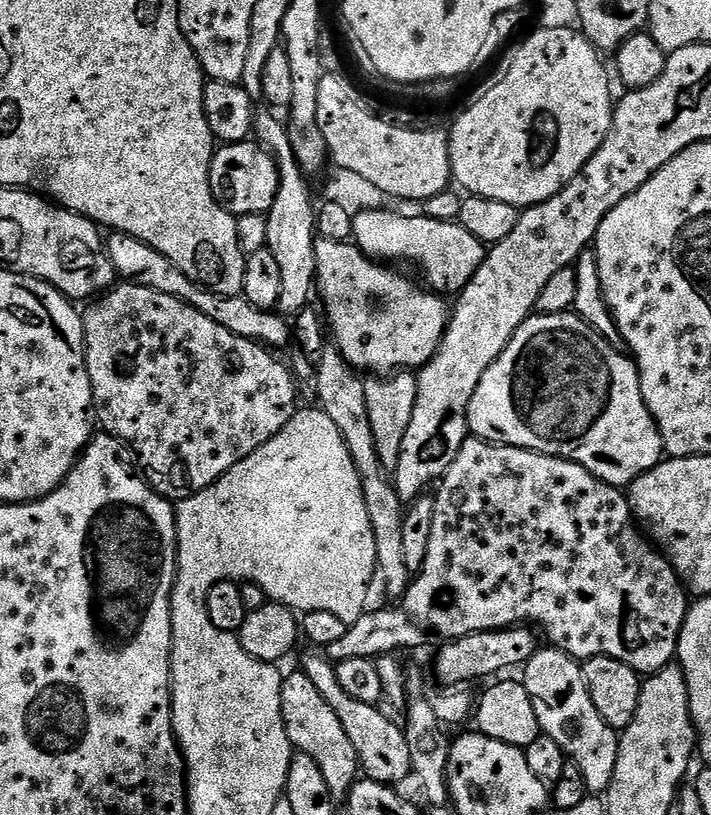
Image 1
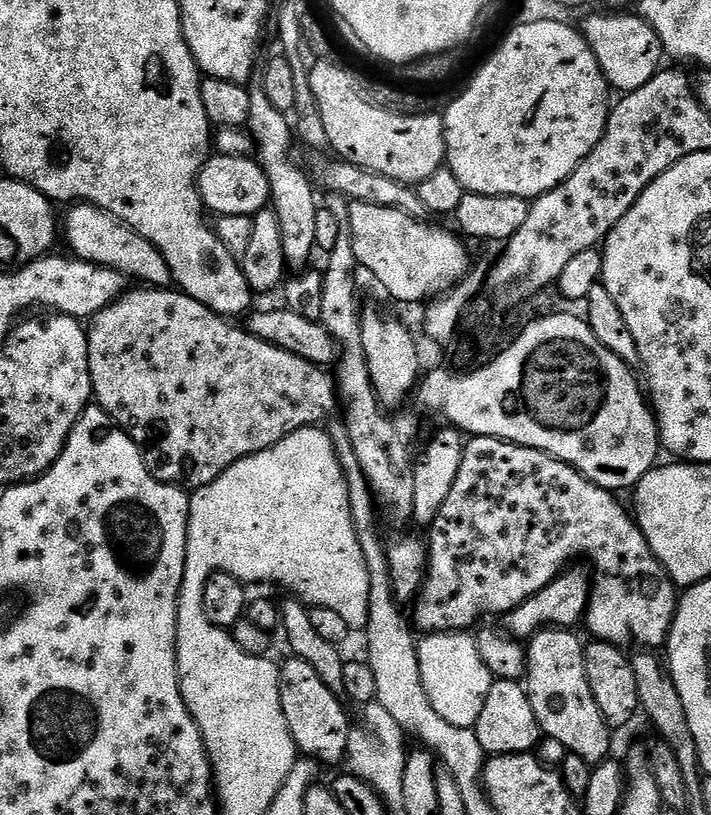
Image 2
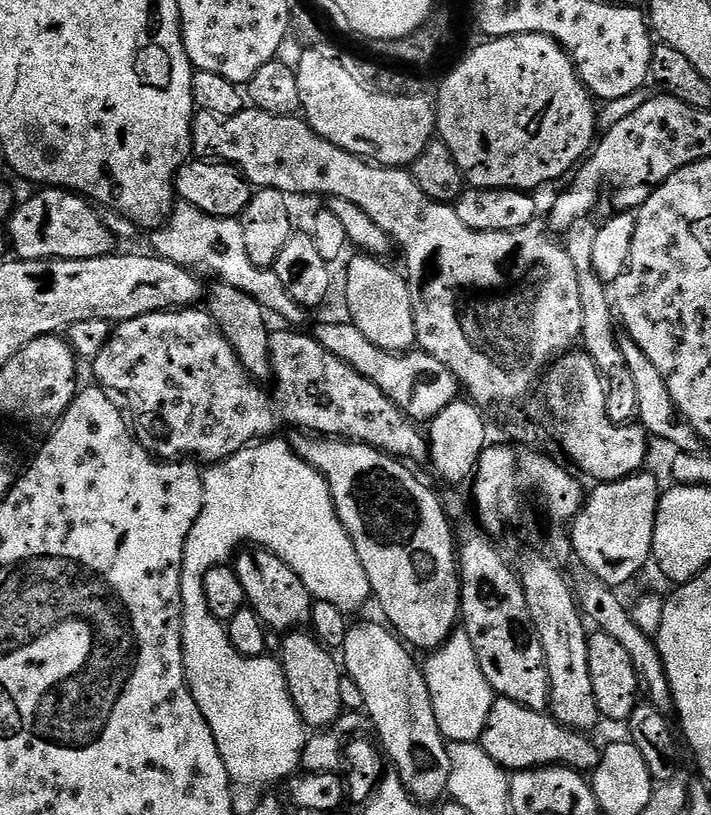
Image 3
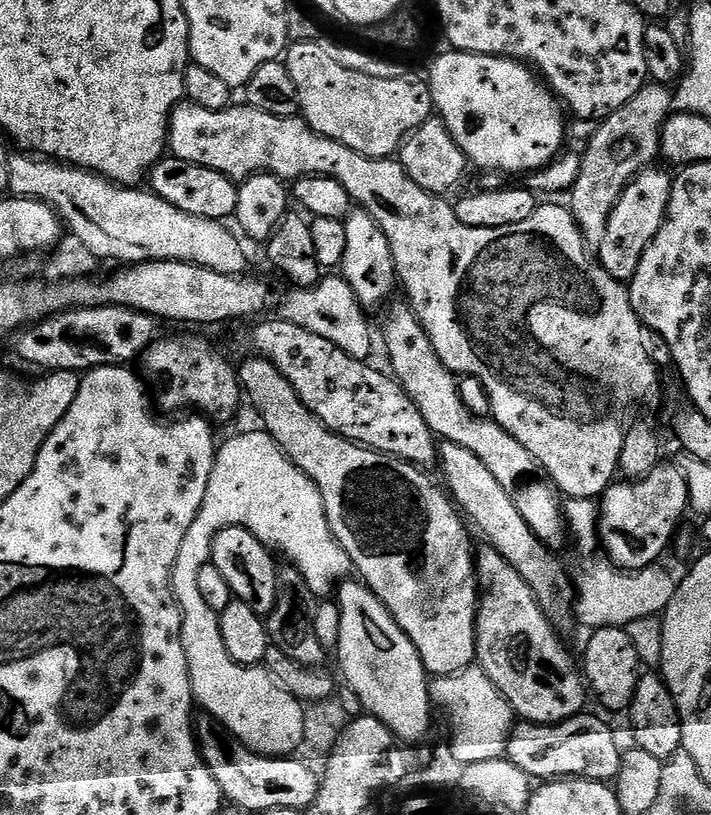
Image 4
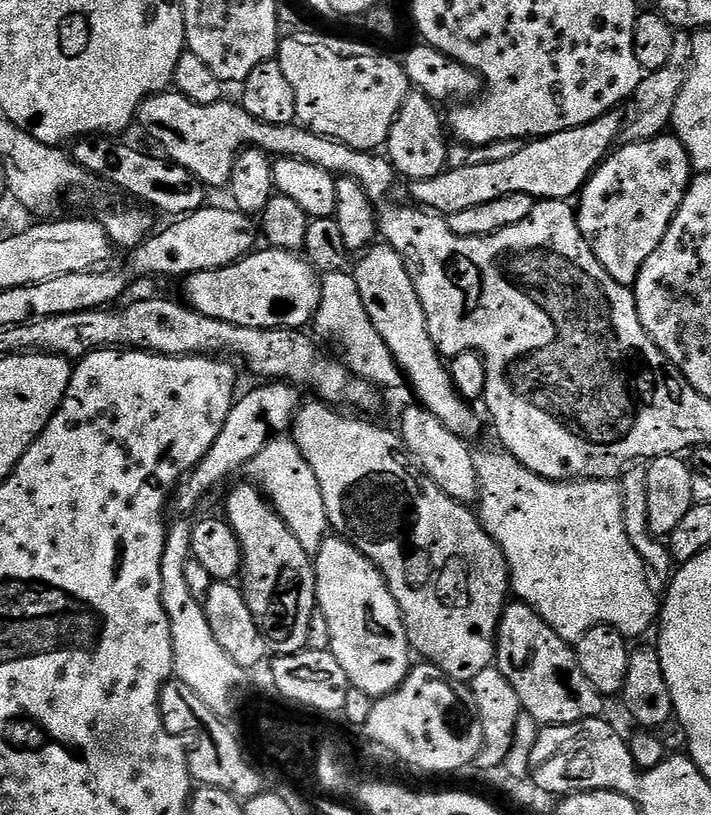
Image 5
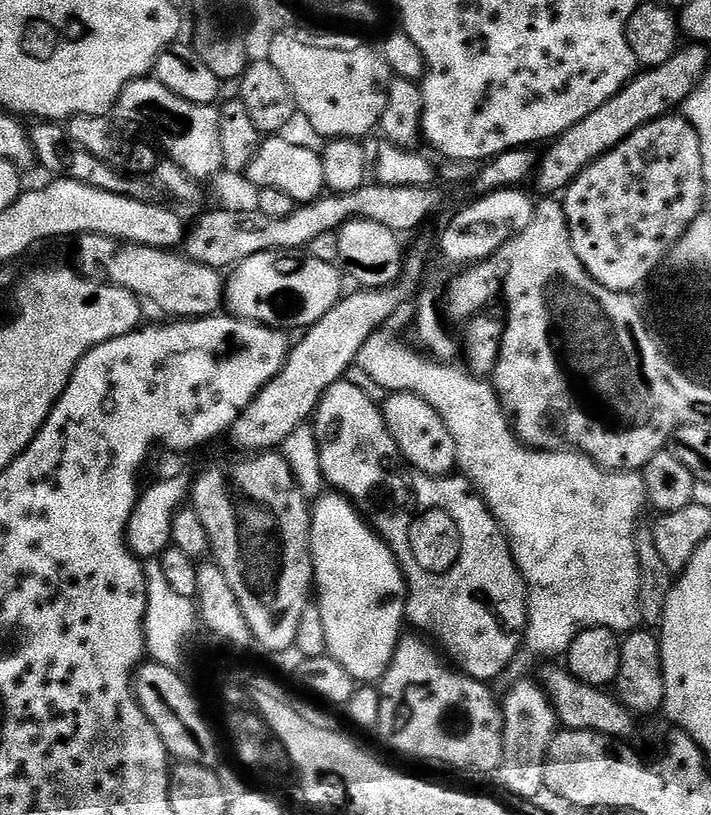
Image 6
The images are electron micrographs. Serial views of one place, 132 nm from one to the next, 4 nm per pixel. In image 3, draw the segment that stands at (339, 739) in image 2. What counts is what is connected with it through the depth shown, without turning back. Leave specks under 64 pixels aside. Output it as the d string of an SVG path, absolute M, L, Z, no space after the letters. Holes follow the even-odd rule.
M293 630L283 637L278 661L284 670L288 692L305 725L323 730L335 725L345 711L342 702L342 664L315 636L304 630Z

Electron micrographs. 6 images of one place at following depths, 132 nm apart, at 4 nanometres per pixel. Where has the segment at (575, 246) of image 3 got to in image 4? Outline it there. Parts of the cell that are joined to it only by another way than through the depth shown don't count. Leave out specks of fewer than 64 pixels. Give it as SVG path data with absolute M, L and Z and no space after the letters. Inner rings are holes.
M655 82L647 83L625 106L599 121L585 152L581 153L578 178L575 179L574 186L568 191L568 198L570 198L568 209L579 228L583 237L584 248L589 255L599 255L601 244L610 231L612 211L619 203L624 189L629 186L638 173L655 163L654 158L659 157L660 132L673 111L672 97L673 93L667 85Z

